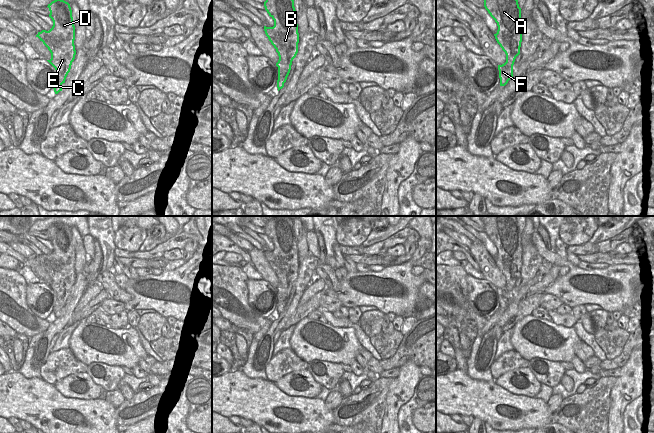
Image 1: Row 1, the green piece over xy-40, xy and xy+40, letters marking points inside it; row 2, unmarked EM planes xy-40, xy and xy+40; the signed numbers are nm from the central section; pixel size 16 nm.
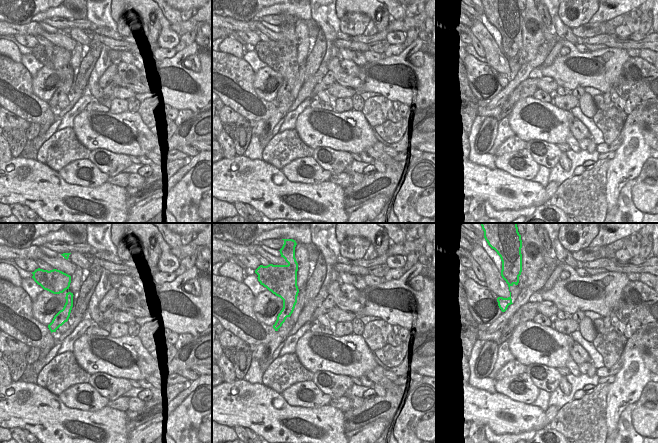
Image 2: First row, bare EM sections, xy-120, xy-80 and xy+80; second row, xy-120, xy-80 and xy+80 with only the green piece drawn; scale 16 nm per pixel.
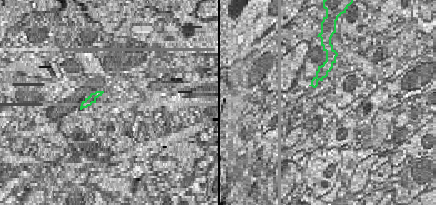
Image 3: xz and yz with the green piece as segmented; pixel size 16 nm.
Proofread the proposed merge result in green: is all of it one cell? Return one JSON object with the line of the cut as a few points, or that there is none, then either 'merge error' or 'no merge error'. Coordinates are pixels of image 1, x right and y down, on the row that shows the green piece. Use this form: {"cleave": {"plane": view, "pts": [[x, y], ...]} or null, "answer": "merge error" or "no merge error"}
{"cleave": {"plane": "xy+40", "pts": [[505, 63], [509, 68], [508, 79], [500, 84]]}, "answer": "merge error"}

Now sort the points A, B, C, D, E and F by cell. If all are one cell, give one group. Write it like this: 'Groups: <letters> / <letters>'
Groups: A B C D E / F.

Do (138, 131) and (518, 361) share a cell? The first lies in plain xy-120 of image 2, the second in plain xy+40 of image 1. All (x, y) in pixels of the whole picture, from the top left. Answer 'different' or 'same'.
different

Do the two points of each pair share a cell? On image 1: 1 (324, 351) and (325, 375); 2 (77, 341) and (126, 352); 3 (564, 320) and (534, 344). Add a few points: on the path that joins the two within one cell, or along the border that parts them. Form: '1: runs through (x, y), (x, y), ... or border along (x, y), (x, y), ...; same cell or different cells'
1: border along (308, 362), (323, 360), (339, 364); different cells
2: runs through (89, 346), (102, 353), (114, 355); same cell
3: border along (551, 321), (556, 324), (572, 327); different cells

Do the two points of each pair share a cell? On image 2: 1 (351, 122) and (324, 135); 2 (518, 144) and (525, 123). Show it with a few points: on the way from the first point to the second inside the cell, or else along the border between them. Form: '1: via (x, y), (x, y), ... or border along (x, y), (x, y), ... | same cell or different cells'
1: via (354, 133), (354, 137), (347, 141), (335, 138) | same cell
2: border along (515, 134), (526, 142) | different cells

